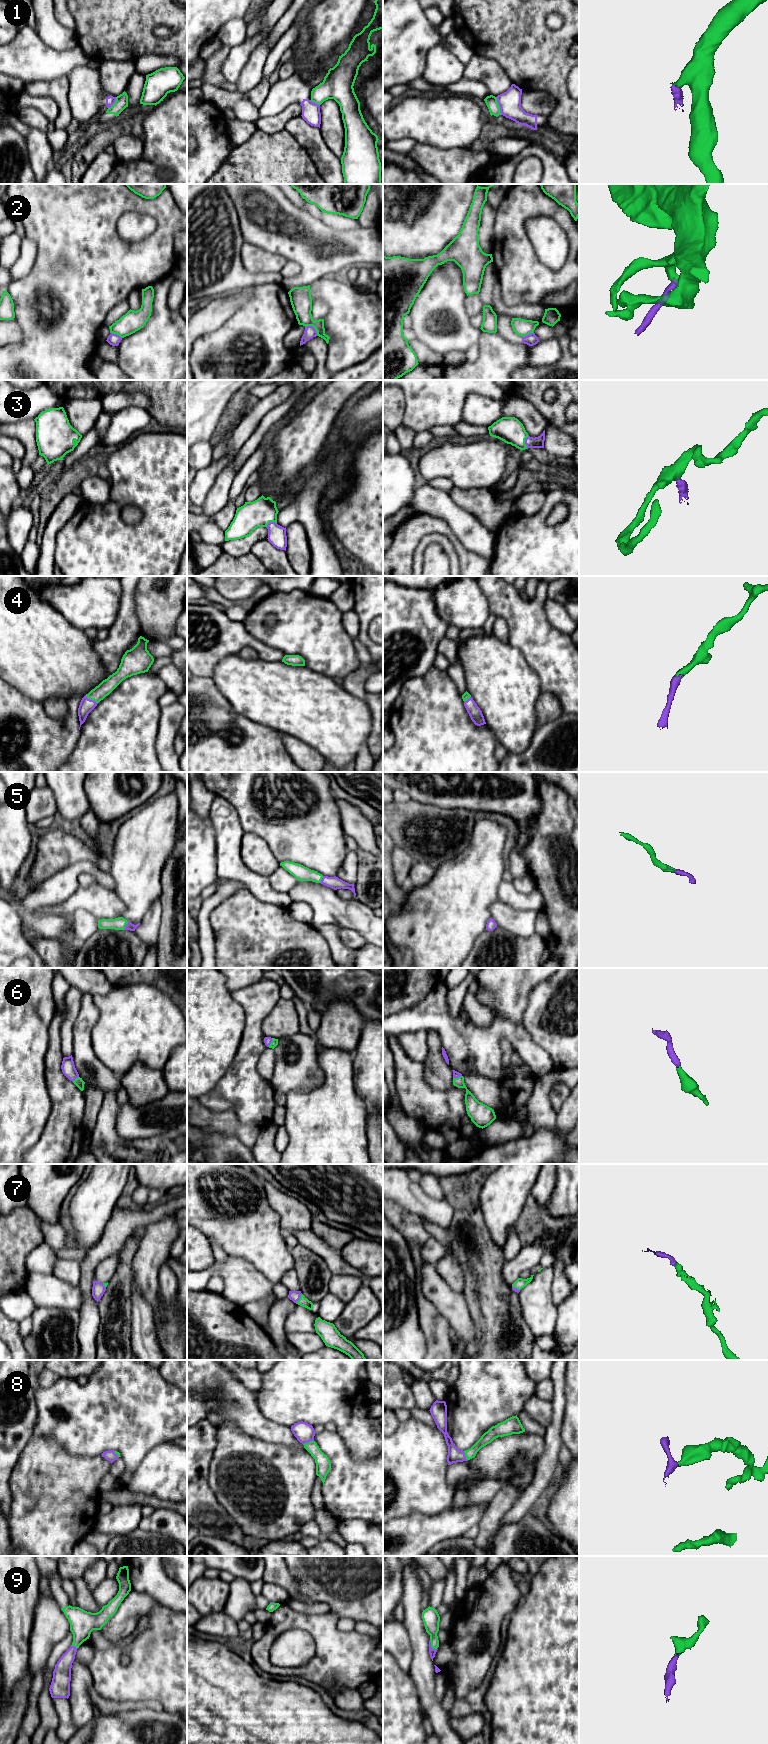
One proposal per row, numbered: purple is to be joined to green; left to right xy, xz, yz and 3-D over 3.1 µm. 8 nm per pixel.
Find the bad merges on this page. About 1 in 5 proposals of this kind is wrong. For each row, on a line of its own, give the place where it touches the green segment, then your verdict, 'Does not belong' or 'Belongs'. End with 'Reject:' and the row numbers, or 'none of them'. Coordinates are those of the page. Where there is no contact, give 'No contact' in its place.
1: Touches green at yz (498, 106). Does not belong
2: Touches green at xz (313, 326). Does not belong
3: Touches green at xz (270, 521). Belongs
4: Touches green at xy (91, 699). Belongs
5: Touches green at xy (125, 925). Belongs
6: Touches green at xz (271, 1042). Belongs
7: Touches green at xz (300, 1298). Belongs
8: Touches green at xz (308, 1442). Belongs
9: Touches green at yz (431, 1646). Belongs
Reject: 1, 2

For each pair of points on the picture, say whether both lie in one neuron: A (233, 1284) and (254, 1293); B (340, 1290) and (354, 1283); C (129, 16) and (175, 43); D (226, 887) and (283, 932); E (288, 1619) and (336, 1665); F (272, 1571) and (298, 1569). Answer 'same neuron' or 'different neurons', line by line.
A: same neuron
B: same neuron
C: same neuron
D: different neurons
E: same neuron
F: different neurons

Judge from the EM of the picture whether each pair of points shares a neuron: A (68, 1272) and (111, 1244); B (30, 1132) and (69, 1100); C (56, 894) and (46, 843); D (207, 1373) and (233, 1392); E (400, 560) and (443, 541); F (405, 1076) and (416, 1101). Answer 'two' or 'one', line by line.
A: two
B: two
C: two
D: one
E: two
F: one

